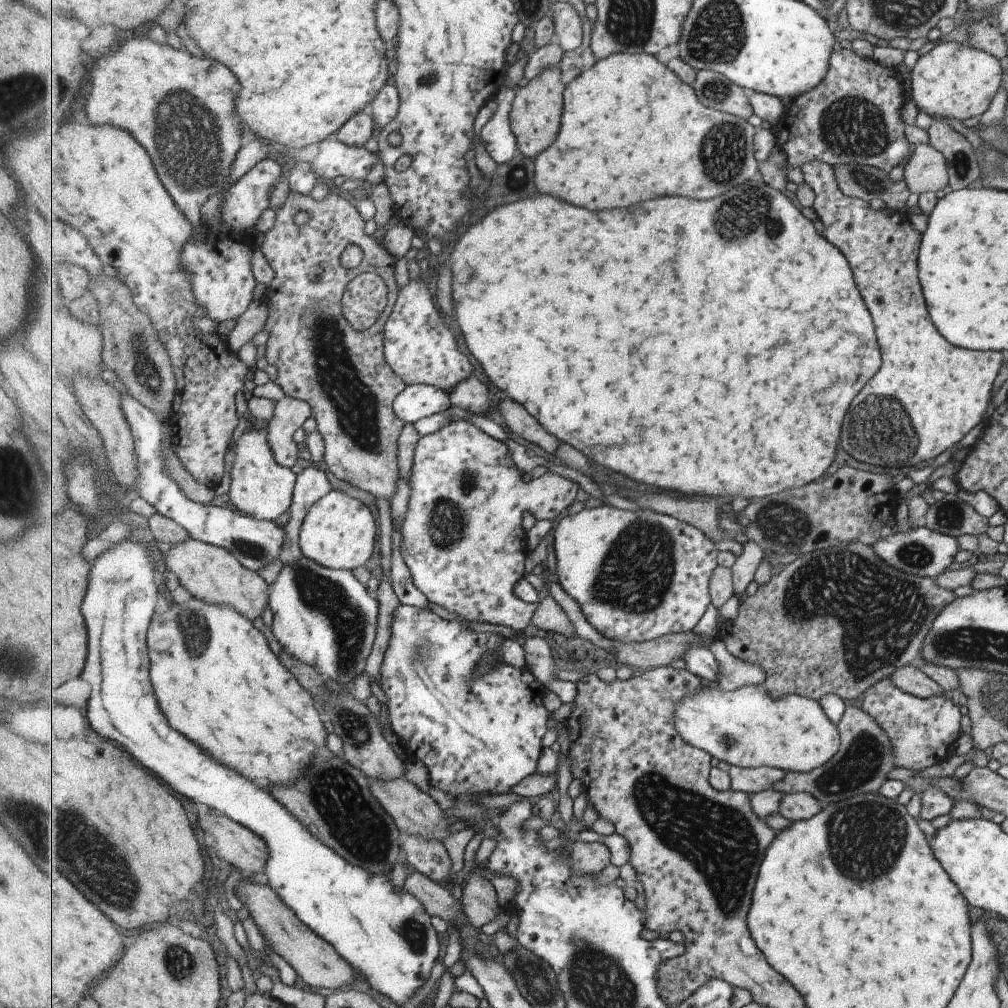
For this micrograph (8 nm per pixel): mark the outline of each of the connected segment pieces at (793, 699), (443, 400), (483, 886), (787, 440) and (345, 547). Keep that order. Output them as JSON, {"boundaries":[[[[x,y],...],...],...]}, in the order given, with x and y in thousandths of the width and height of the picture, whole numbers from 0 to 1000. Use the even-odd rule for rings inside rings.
{"boundaries":[[[[714,679],[701,682],[674,699],[672,721],[685,738],[702,745],[714,755],[735,761],[768,761],[801,767],[823,754],[834,739],[830,720],[821,714],[811,694],[796,689],[770,692],[760,680],[743,681],[730,687],[720,687]]],[[[424,381],[405,382],[403,387],[394,395],[391,405],[399,417],[413,421],[416,417],[440,409],[448,402],[449,394],[442,386]]],[[[476,865],[466,868],[459,877],[461,904],[466,913],[476,922],[492,913],[499,906],[492,879]]],[[[755,174],[748,177],[744,183],[732,185],[728,188],[724,188],[722,192],[718,192],[714,196],[708,196],[708,198],[700,198],[700,200],[685,198],[685,196],[655,196],[655,198],[649,198],[645,202],[633,202],[629,206],[617,206],[617,208],[605,208],[605,210],[585,210],[581,206],[567,204],[567,202],[558,200],[558,198],[548,196],[548,194],[524,196],[524,198],[518,198],[514,202],[506,202],[506,204],[500,204],[500,206],[492,208],[480,220],[472,222],[466,230],[462,230],[458,234],[458,238],[454,240],[454,248],[450,250],[450,264],[446,260],[446,265],[450,266],[453,318],[460,329],[461,339],[465,347],[479,362],[481,369],[489,380],[503,389],[504,393],[513,397],[516,401],[520,401],[526,411],[529,411],[550,433],[554,433],[558,438],[565,438],[567,442],[575,444],[577,448],[581,448],[587,456],[591,456],[599,464],[623,470],[625,474],[635,476],[635,478],[645,480],[645,482],[653,482],[653,484],[659,484],[659,486],[665,484],[665,486],[673,486],[673,488],[679,488],[679,490],[738,492],[738,494],[748,496],[748,494],[762,494],[762,492],[768,492],[768,490],[776,490],[776,488],[786,486],[786,484],[798,484],[808,477],[817,476],[823,472],[823,468],[827,468],[827,460],[831,460],[831,448],[835,448],[833,433],[835,433],[835,421],[837,421],[839,407],[841,407],[843,399],[847,397],[847,393],[855,387],[855,383],[859,383],[861,377],[871,369],[871,365],[873,365],[873,347],[871,347],[871,339],[869,339],[865,313],[863,313],[861,306],[855,300],[856,296],[849,284],[846,270],[839,255],[830,243],[819,238],[816,230],[812,230],[812,222],[808,222],[809,218],[804,218],[804,214],[800,214],[800,210],[796,210],[794,207],[796,207],[796,204],[789,197],[788,192],[762,185],[757,181]]],[[[330,486],[309,502],[299,528],[299,543],[304,553],[330,564],[353,565],[369,556],[375,536],[371,508],[359,496]]]]}

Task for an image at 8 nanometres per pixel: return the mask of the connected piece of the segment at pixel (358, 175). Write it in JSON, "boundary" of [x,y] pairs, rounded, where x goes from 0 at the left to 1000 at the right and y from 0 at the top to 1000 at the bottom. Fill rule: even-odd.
{"boundary":[[[337,138],[317,143],[313,157],[308,162],[312,166],[317,181],[327,181],[341,175],[343,180],[365,177],[375,155],[362,146],[348,146]]]}

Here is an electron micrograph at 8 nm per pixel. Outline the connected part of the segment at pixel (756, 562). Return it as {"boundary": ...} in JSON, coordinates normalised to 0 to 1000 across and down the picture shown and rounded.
{"boundary":[[[740,536],[737,548],[730,554],[726,565],[728,565],[728,587],[736,596],[742,592],[742,583],[750,573],[750,567],[754,563],[761,547],[752,539]]]}

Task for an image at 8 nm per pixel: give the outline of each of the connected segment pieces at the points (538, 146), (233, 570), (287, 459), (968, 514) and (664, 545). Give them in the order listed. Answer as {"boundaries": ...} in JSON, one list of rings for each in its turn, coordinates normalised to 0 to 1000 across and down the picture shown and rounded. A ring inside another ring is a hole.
{"boundaries":[[[[556,66],[543,69],[537,76],[526,79],[521,86],[513,90],[510,100],[508,122],[510,131],[515,137],[515,148],[524,157],[534,157],[542,147],[550,145],[558,127],[560,99],[563,84],[558,81]]],[[[188,535],[180,541],[173,541],[164,554],[164,560],[167,564],[173,567],[181,580],[188,585],[194,594],[209,600],[222,600],[234,604],[241,608],[249,616],[254,617],[256,613],[262,611],[264,603],[269,601],[269,581],[256,569],[256,567],[247,564],[228,545],[210,540],[196,535]]],[[[284,393],[280,399],[276,399],[264,432],[276,460],[286,464],[292,464],[296,460],[298,440],[292,438],[292,431],[311,411],[312,404],[306,398]]],[[[948,485],[938,488],[935,496],[921,502],[918,511],[919,523],[946,534],[956,530],[976,530],[981,521],[981,514],[973,512],[964,502],[954,497]]],[[[599,501],[597,503],[579,505],[572,510],[561,510],[550,522],[550,544],[553,552],[552,573],[558,583],[563,587],[575,600],[580,613],[595,629],[607,636],[616,638],[640,638],[656,634],[669,628],[688,626],[700,611],[703,601],[707,598],[705,588],[705,575],[712,563],[714,546],[710,544],[707,536],[690,521],[675,516],[673,513],[654,509],[653,507],[625,508],[616,504]]]]}

